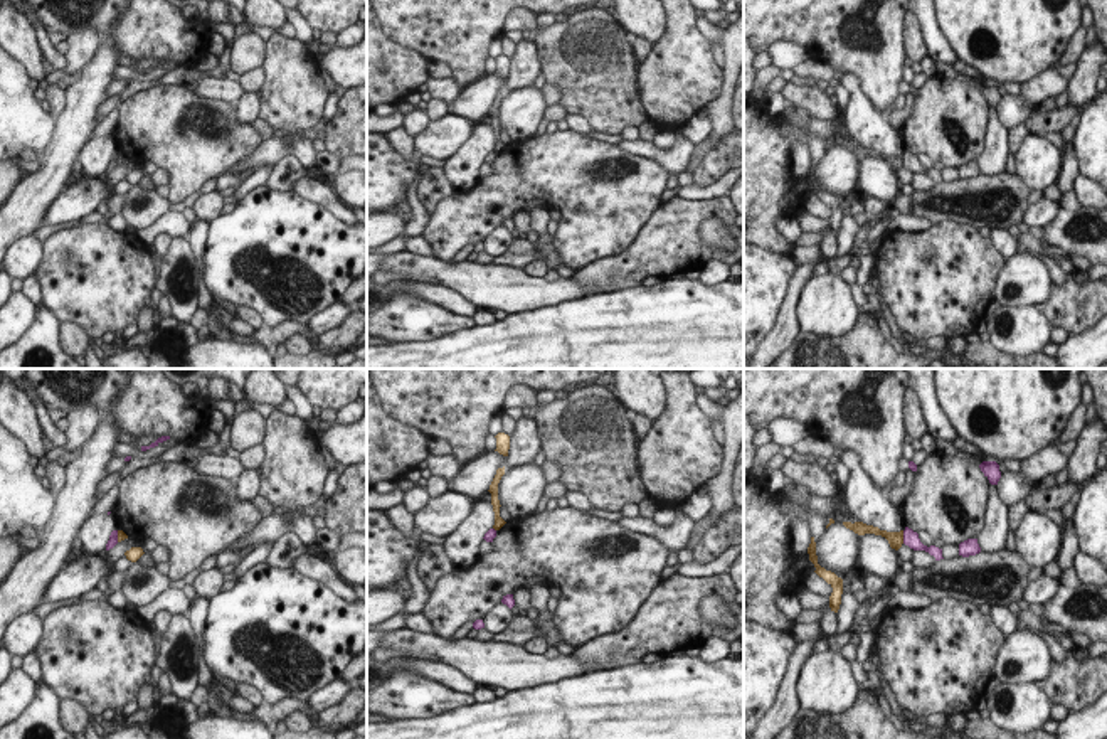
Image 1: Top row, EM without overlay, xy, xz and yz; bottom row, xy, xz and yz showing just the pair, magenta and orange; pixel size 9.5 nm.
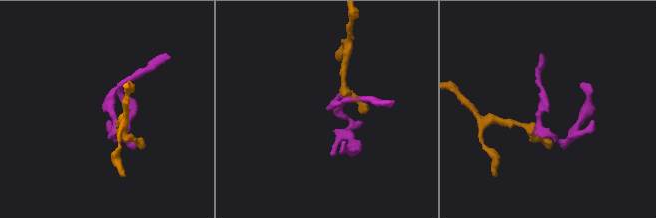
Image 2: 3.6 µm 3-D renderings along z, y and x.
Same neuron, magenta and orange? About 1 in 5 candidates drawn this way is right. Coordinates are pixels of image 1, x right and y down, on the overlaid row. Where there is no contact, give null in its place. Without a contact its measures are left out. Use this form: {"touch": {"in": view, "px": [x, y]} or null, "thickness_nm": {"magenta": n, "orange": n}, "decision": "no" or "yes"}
{"touch": {"in": "yz", "px": [904, 537]}, "thickness_nm": {"magenta": 140, "orange": 160}, "decision": "no"}

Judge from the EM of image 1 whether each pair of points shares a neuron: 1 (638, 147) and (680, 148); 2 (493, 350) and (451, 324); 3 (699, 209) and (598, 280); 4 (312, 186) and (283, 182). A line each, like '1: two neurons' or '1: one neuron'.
1: one neuron
2: two neurons
3: one neuron
4: two neurons

